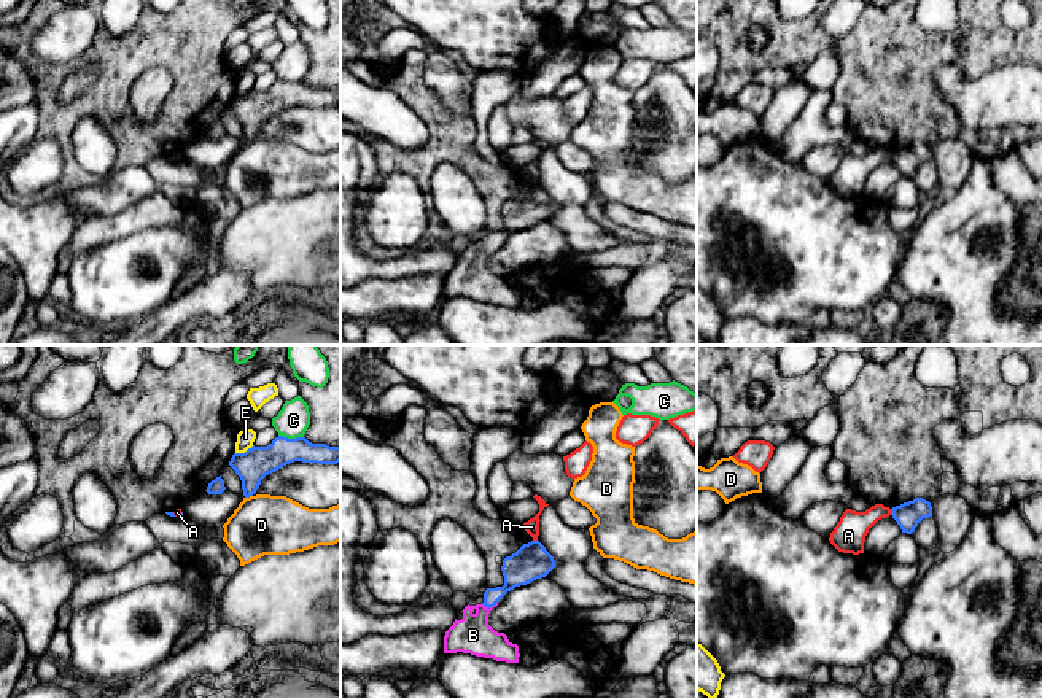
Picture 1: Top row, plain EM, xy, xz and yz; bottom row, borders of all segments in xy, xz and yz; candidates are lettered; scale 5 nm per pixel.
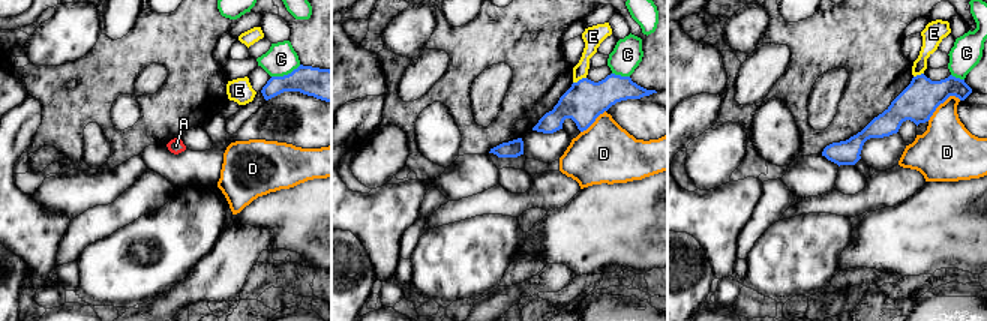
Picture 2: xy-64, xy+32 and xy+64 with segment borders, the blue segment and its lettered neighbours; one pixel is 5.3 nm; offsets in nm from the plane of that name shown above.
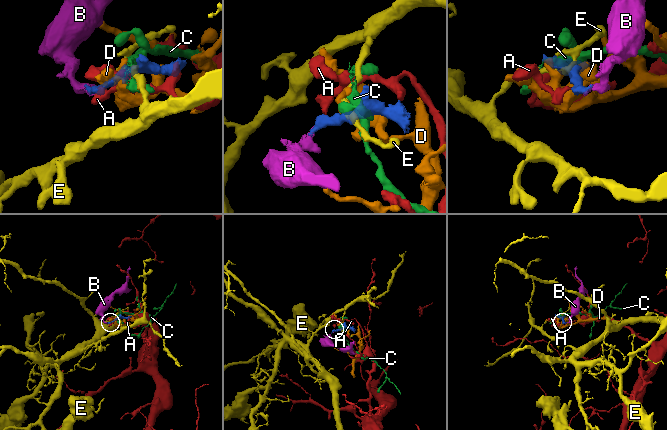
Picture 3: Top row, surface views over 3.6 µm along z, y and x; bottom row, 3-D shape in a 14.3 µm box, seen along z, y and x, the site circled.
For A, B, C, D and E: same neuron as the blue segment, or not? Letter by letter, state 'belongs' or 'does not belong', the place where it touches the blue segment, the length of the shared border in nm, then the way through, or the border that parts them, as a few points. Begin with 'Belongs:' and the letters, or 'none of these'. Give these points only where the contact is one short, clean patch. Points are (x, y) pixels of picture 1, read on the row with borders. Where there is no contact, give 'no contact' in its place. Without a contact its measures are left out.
Belongs: B
A: does not belong; contact yz (893, 512); length 30 nm
B: belongs; contact xz (489, 608); length 80 nm; way xz (519, 570), (489, 608), (473, 628), (473, 635)
C: does not belong; contact xy (291, 439); length 130 nm; border xy (279, 434), (303, 438)
D: does not belong; contact xy (248, 496); length 40 nm; border xy (252, 495), (245, 498)
E: does not belong; contact xy (245, 452); length 100 nm; border xy (253, 445), (236, 453)

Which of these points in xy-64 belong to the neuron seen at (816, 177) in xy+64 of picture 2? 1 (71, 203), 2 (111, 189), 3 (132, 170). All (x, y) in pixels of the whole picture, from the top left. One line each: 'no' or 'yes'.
1: yes
2: yes
3: yes

